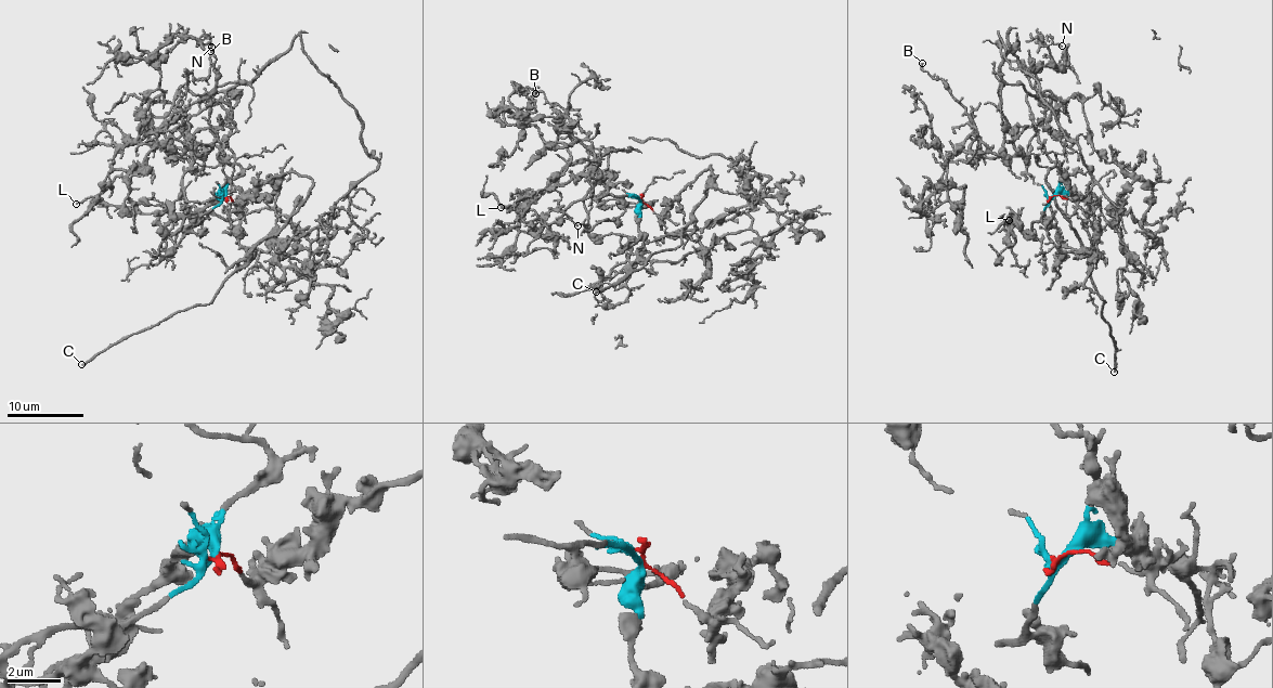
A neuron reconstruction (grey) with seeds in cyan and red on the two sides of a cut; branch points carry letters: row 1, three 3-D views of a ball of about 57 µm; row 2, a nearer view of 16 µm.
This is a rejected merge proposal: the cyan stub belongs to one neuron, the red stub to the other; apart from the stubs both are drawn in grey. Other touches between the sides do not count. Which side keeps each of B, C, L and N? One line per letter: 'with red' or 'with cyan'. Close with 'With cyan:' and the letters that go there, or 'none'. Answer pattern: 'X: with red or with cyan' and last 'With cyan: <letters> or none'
B: with cyan
C: with red
L: with cyan
N: with cyan
With cyan: B, L, N

